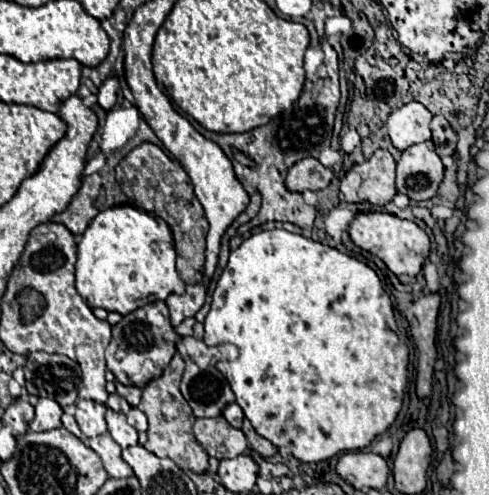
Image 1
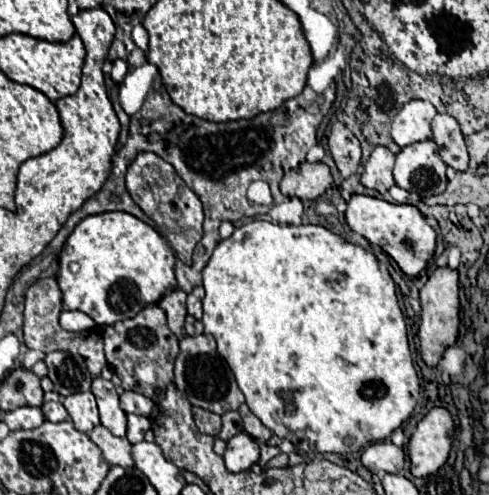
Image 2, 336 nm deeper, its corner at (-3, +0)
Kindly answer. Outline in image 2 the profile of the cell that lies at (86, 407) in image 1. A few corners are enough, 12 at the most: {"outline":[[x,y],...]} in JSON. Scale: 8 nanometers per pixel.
{"outline":[[92,392],[70,394],[62,404],[76,430],[100,424]]}

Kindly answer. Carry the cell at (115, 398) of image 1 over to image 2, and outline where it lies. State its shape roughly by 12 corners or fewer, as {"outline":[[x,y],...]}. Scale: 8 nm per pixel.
{"outline":[[124,392],[120,408],[124,412],[150,416],[154,402],[140,392]]}

